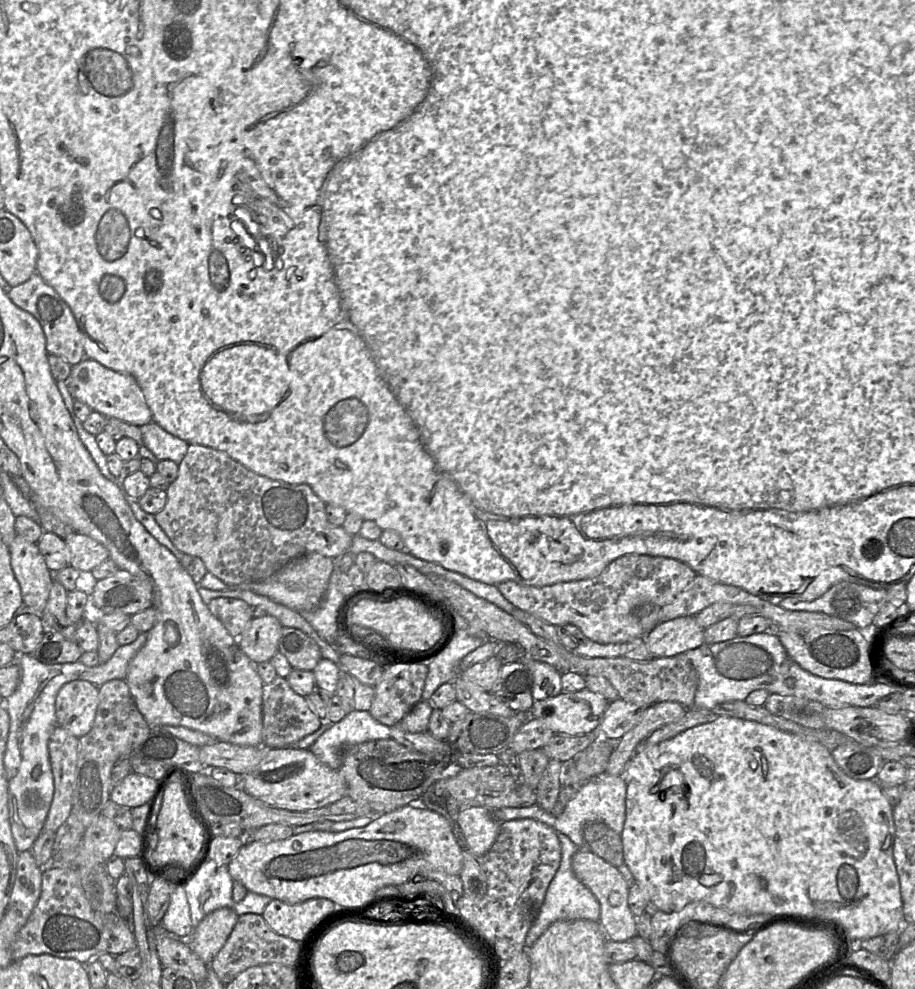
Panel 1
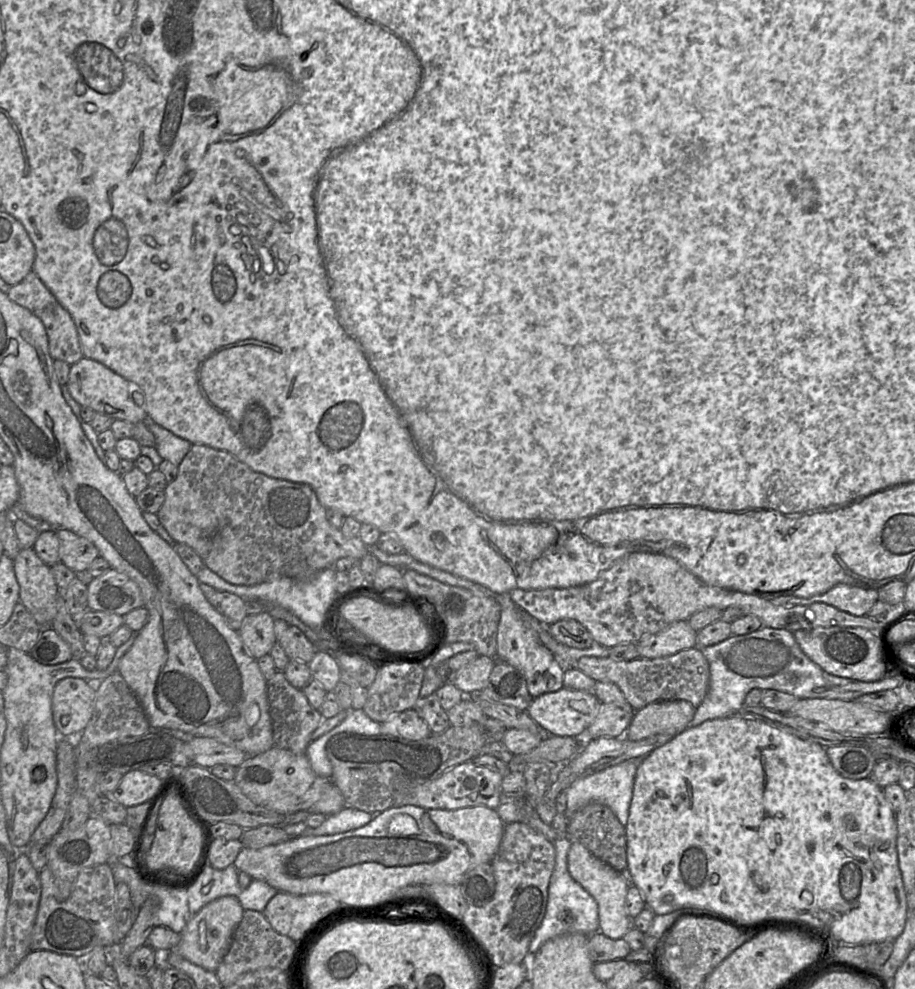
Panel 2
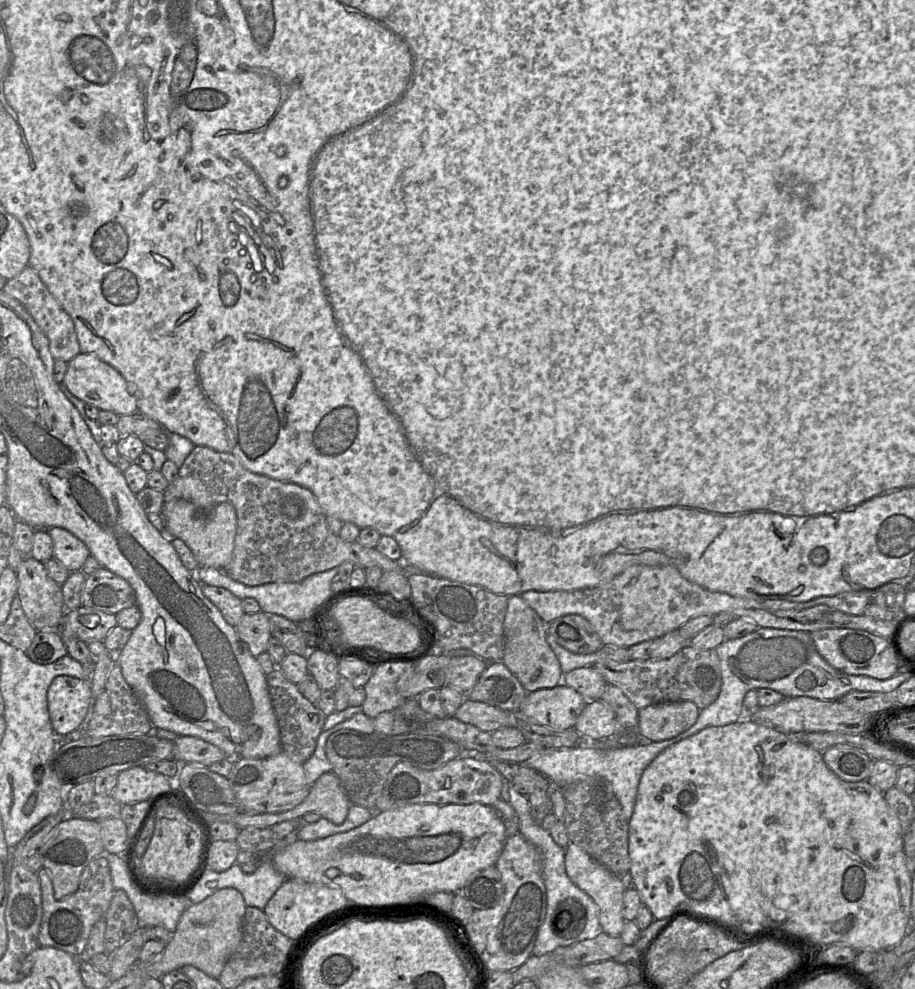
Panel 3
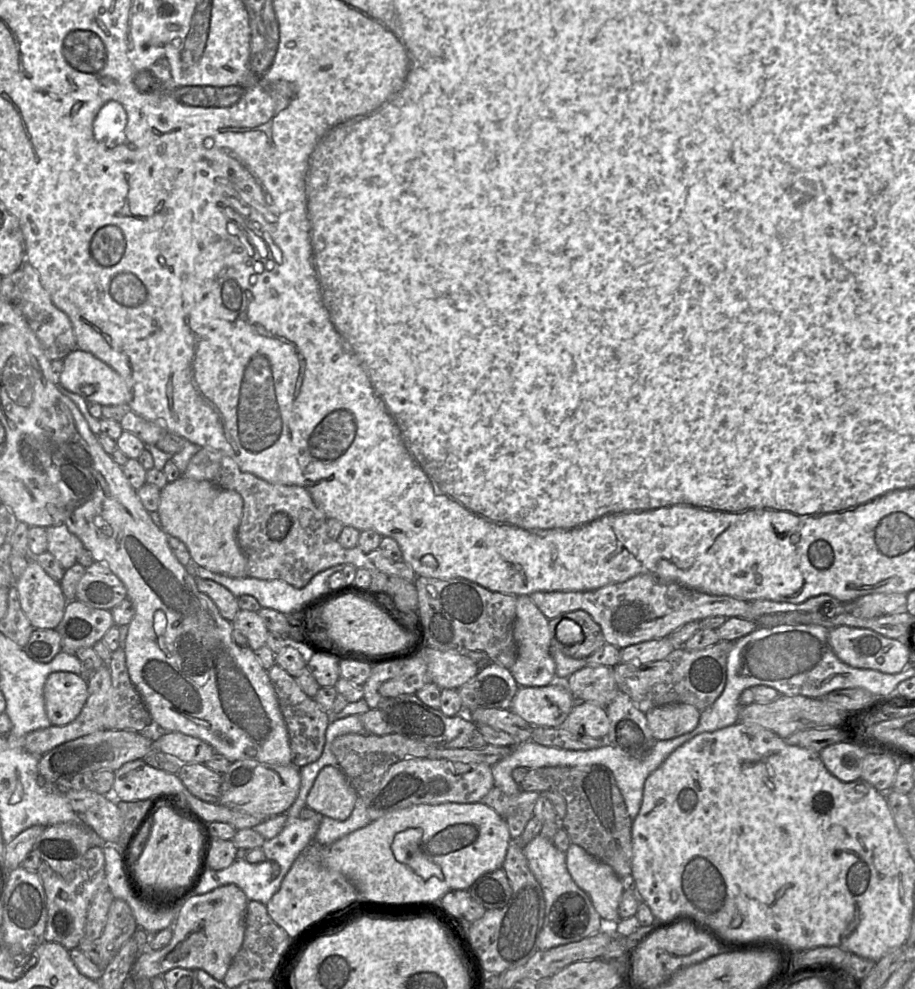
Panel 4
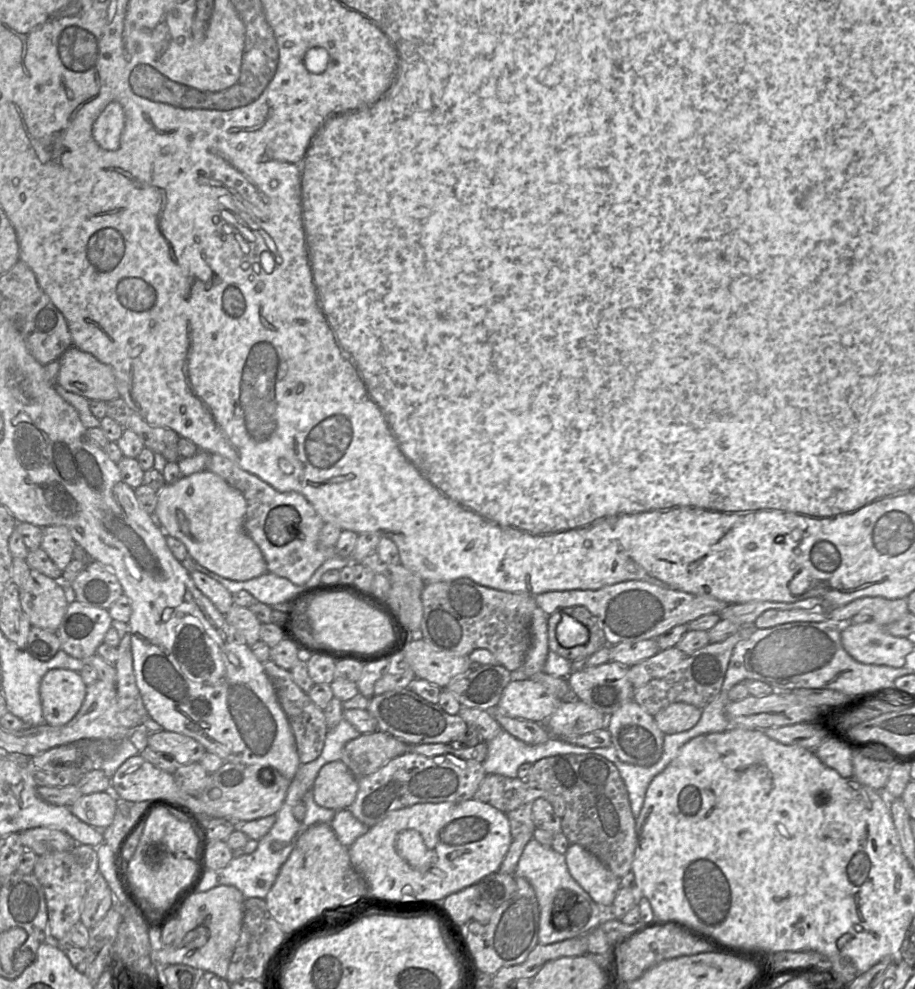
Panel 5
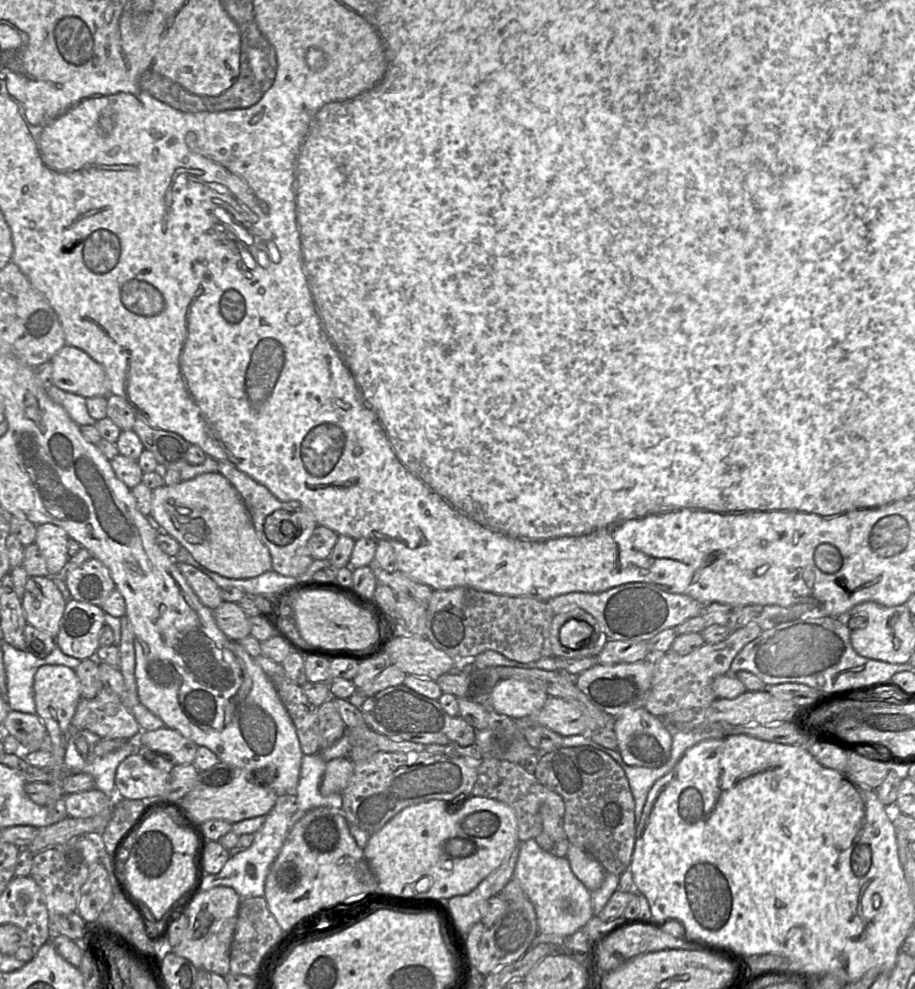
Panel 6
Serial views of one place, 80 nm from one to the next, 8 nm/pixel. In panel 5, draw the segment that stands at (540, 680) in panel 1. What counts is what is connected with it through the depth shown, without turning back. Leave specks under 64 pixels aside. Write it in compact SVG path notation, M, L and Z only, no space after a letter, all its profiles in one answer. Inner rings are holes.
M538 607L534 611L529 627L530 647L523 665L511 672L513 680L527 680L533 675L543 672L550 651L548 646L548 616Z

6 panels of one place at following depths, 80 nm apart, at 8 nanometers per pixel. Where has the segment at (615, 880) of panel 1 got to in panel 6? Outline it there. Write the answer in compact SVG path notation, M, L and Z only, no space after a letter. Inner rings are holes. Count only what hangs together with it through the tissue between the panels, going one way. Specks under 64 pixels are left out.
M571 844L566 858L572 872L589 891L594 891L601 886L606 871L598 860Z

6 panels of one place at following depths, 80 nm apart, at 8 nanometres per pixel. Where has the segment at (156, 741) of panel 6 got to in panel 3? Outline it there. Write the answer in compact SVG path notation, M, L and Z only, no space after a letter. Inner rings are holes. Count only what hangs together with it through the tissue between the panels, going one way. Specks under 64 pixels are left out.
M179 736L173 745L174 760L180 763L198 763L209 767L227 757L217 746L194 736Z

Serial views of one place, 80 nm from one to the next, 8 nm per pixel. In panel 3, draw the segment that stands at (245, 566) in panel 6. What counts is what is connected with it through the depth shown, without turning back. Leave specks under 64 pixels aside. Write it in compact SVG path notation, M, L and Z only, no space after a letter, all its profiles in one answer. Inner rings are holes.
M185 499L165 502L162 508L167 536L185 542L191 549L200 567L223 570L231 561L237 529L237 514L229 502L216 505L207 513L200 512L197 507Z

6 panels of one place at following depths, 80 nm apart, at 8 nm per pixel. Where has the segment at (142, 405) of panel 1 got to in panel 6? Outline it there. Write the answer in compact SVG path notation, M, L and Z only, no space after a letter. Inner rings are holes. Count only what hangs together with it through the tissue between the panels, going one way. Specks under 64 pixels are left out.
M64 345L50 360L53 384L85 398L108 396L109 381L103 366L84 350Z

